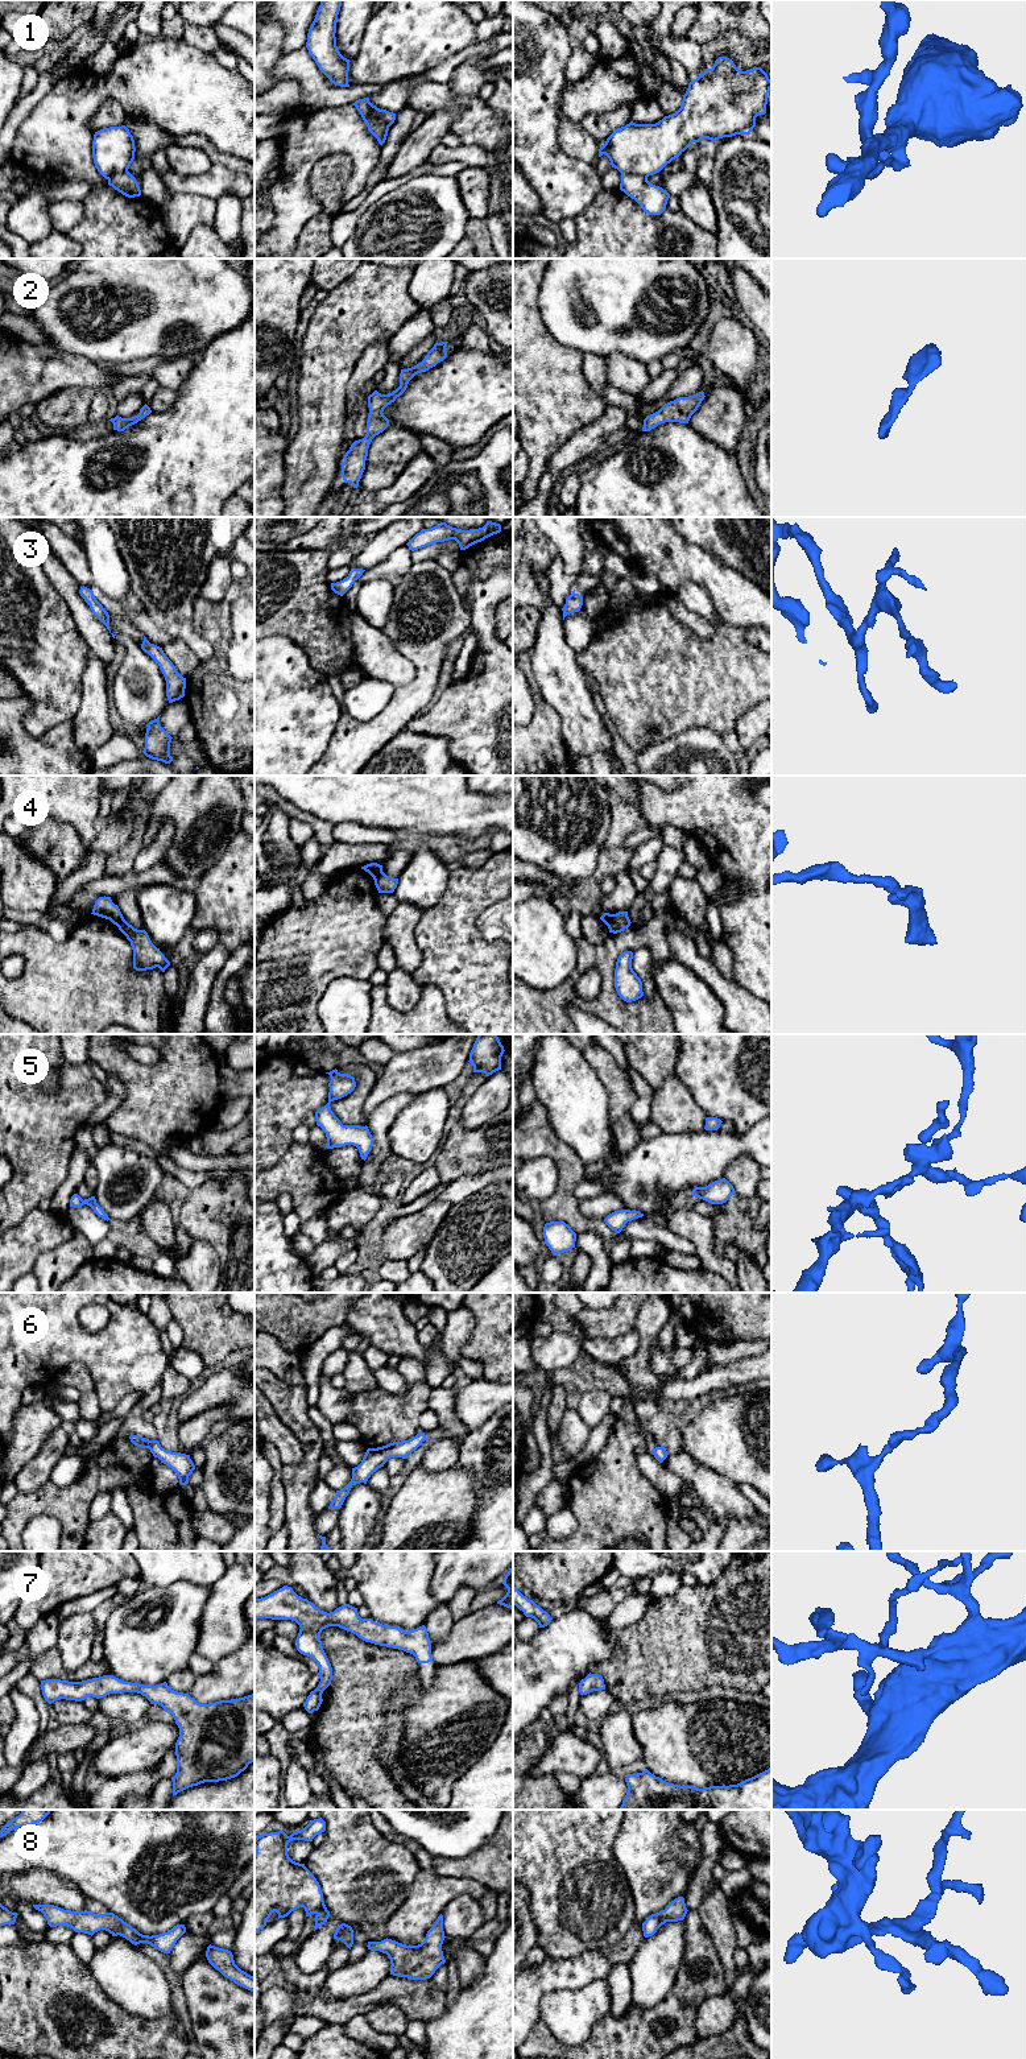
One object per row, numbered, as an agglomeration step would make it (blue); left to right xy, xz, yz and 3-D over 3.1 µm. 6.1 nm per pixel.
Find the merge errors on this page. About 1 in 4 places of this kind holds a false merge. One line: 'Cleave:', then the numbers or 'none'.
Cleave: 1, 4

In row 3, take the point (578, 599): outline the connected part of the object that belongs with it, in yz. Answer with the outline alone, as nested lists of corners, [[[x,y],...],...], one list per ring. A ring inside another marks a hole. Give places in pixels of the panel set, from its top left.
[[[575,590],[572,594],[566,599],[566,604],[562,608],[563,611],[563,620],[567,615],[579,612],[583,605],[583,596],[576,594]]]

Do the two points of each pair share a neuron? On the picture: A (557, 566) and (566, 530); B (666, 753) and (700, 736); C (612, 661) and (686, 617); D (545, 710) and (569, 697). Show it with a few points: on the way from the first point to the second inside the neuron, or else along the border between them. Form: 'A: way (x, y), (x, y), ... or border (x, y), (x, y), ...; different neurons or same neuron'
A: border (557, 555), (561, 559), (563, 571), (574, 586); different neurons
B: way (674, 745), (693, 741); same neuron
C: border (661, 602), (687, 628), (706, 639); different neurons
D: border (537, 678), (542, 697), (561, 718), (562, 735); different neurons

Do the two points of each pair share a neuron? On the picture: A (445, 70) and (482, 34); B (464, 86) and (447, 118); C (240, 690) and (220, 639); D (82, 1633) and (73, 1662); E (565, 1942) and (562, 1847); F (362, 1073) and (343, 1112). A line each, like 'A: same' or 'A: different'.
A: different
B: same
C: same
D: same
E: same
F: same

